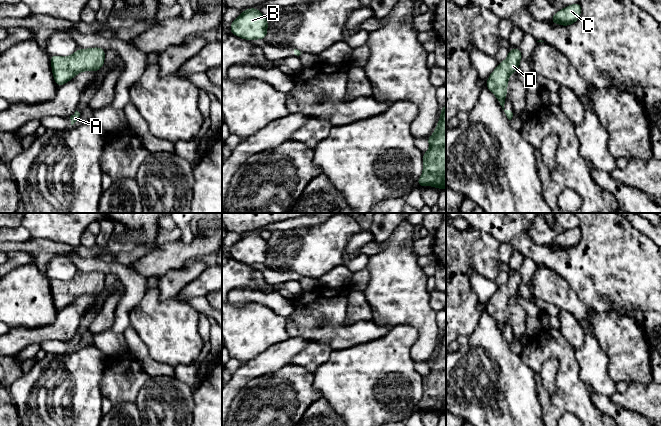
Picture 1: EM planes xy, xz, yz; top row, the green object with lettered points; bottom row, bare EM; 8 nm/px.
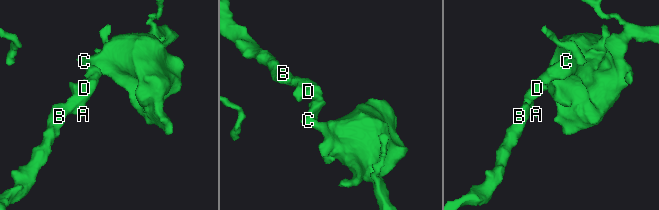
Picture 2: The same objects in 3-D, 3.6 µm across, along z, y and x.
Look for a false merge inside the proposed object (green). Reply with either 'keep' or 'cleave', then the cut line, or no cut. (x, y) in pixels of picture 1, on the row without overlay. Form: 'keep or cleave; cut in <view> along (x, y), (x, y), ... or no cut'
keep; no cut

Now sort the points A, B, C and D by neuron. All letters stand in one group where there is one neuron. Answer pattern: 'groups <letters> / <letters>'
groups A B C D

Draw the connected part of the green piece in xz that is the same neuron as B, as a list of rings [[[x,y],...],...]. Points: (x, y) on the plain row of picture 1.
[[[250,232],[231,247],[230,256],[242,263],[264,264],[267,259],[267,241],[261,238],[258,232]]]

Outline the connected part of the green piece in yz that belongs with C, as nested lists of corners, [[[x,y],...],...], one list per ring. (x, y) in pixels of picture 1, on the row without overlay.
[[[580,227],[572,228],[555,237],[550,245],[562,250],[568,250],[579,243],[581,235],[582,231]]]

